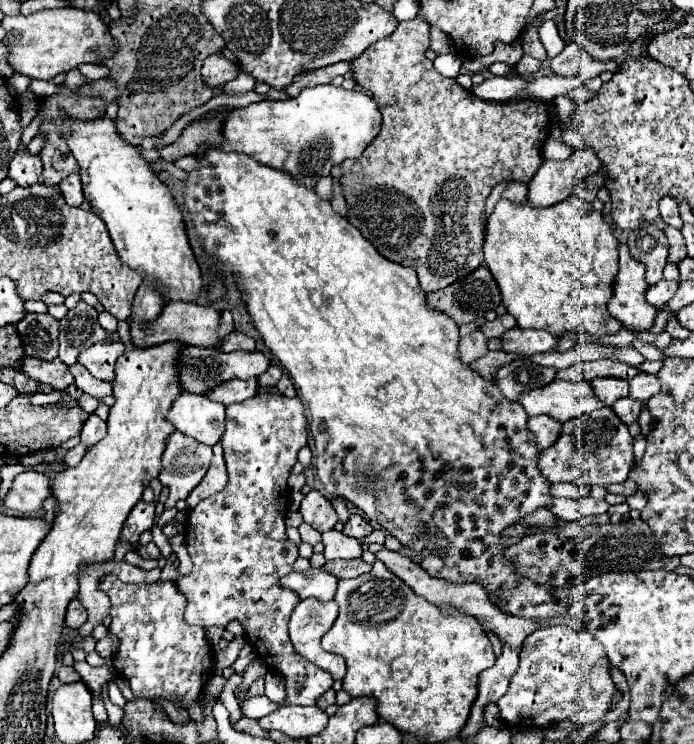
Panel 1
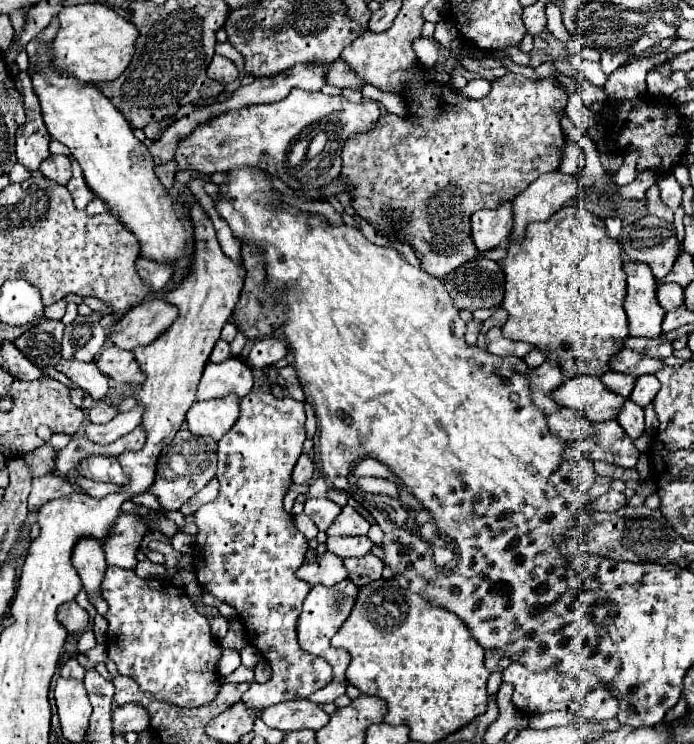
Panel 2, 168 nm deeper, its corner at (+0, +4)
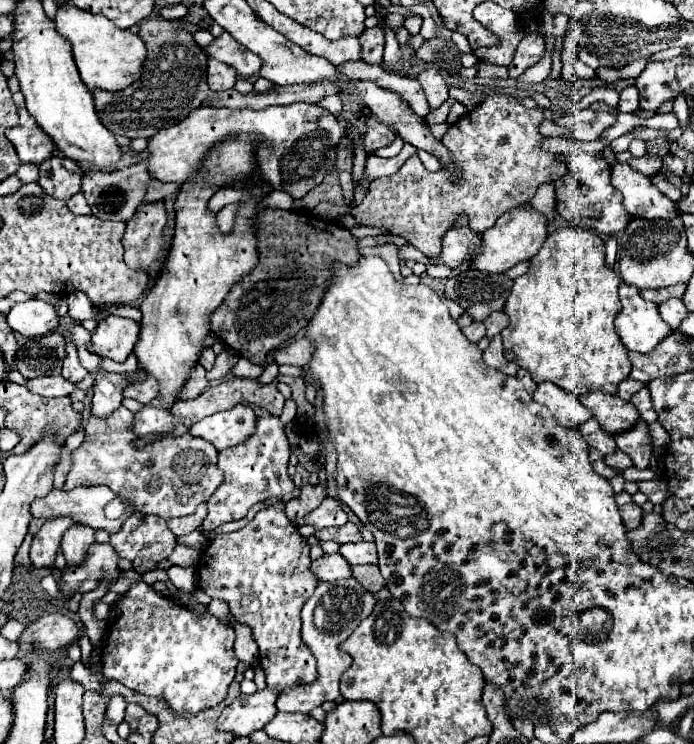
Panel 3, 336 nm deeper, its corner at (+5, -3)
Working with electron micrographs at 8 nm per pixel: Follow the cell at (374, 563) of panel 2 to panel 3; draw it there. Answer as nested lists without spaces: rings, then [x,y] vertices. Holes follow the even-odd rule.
[[[356,565],[352,567],[352,577],[370,593],[378,593],[386,585],[376,565]]]

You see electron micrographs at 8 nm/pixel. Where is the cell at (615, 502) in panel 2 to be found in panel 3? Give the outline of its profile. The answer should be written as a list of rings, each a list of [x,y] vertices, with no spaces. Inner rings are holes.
[[[634,503],[620,507],[620,515],[624,519],[626,529],[636,529],[640,525],[640,521],[642,521],[642,509],[638,505],[634,505]]]

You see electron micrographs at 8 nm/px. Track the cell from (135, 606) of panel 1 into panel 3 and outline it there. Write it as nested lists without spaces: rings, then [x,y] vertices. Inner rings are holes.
[[[136,581],[136,583],[128,589],[128,593],[124,593],[116,603],[110,605],[110,611],[112,611],[114,619],[112,619],[112,623],[110,623],[108,639],[106,639],[106,643],[104,643],[104,647],[102,647],[102,675],[104,675],[104,677],[112,677],[112,679],[120,681],[122,685],[126,685],[126,687],[130,687],[130,689],[134,689],[134,691],[138,691],[138,693],[152,695],[152,697],[162,697],[162,699],[168,703],[168,707],[170,707],[170,711],[172,711],[174,715],[196,715],[196,713],[200,713],[200,711],[204,711],[204,709],[210,709],[210,707],[216,707],[218,703],[224,701],[226,691],[228,691],[228,685],[234,681],[236,665],[238,665],[238,657],[234,655],[234,649],[232,649],[232,645],[234,645],[234,629],[232,629],[232,625],[218,621],[218,619],[212,617],[210,613],[204,613],[202,617],[196,617],[192,611],[188,611],[188,609],[186,609],[184,605],[180,605],[176,599],[172,599],[170,595],[164,597],[164,595],[156,593],[156,591],[154,591],[150,585],[146,585],[144,581]]]

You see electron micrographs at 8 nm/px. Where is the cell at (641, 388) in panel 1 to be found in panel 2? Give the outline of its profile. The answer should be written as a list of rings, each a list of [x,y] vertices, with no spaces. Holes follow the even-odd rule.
[[[651,374],[649,376],[639,376],[637,384],[635,384],[635,388],[633,388],[633,392],[631,392],[629,398],[637,406],[645,408],[647,404],[653,402],[653,398],[657,396],[657,392],[659,392],[659,380],[655,376],[651,376]]]

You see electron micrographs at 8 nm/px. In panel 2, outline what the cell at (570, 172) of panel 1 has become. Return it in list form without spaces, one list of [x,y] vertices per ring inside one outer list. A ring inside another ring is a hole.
[[[549,172],[539,176],[527,190],[513,200],[513,240],[525,238],[529,222],[549,220],[561,206],[565,206],[577,194],[577,176],[565,176],[561,172]]]

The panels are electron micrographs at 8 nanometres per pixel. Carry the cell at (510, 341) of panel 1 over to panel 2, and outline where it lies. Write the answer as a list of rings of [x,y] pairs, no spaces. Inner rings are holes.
[[[491,328],[487,332],[487,350],[497,354],[497,356],[517,356],[517,358],[523,358],[527,352],[533,350],[531,344],[525,344],[525,342],[515,342],[515,340],[509,340],[501,334],[501,328]]]

